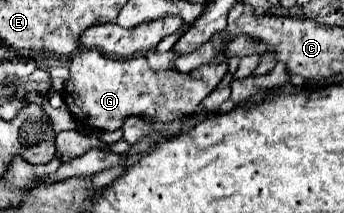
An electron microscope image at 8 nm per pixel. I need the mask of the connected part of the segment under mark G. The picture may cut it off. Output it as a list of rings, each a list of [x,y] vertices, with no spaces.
[[[80,51],[70,65],[70,81],[64,89],[64,99],[70,113],[92,129],[116,131],[124,119],[134,115],[144,121],[176,121],[196,113],[200,103],[226,75],[228,63],[206,63],[190,73],[178,71],[152,71],[144,55],[134,59],[116,61],[100,55],[98,51]]]

